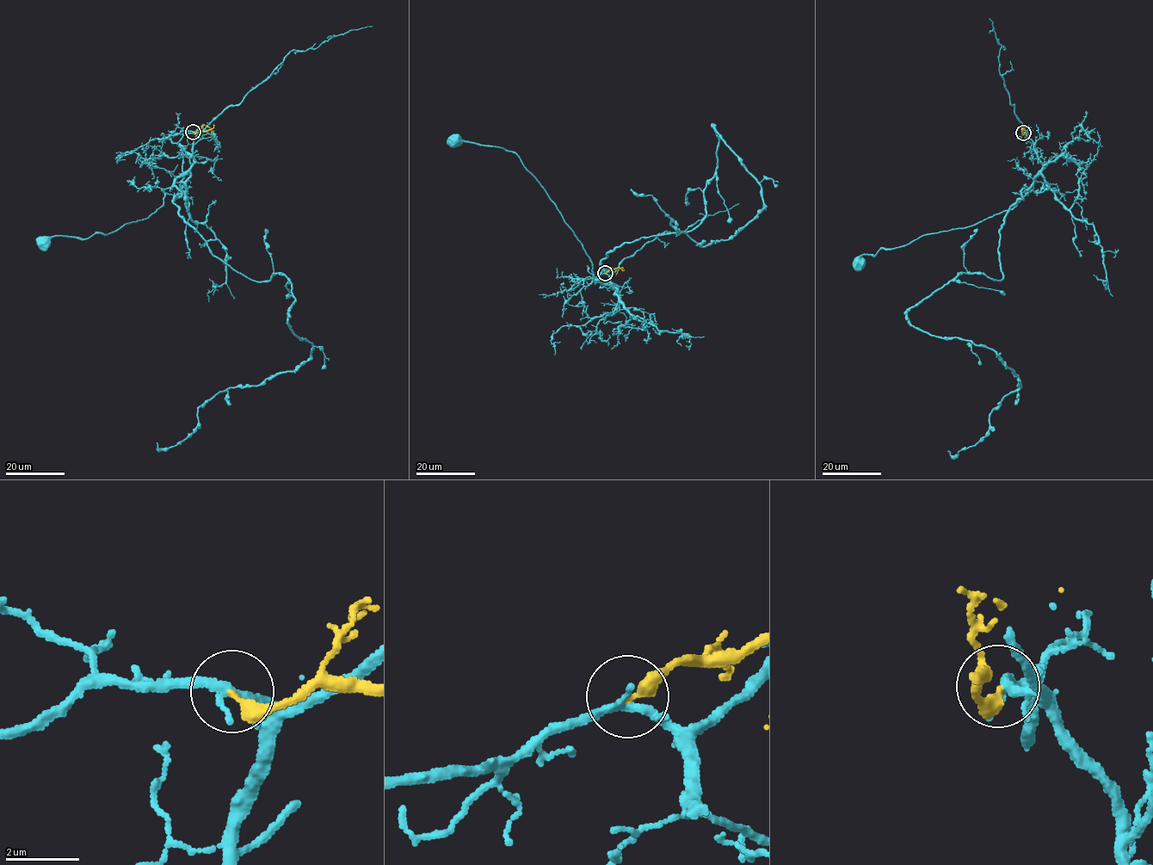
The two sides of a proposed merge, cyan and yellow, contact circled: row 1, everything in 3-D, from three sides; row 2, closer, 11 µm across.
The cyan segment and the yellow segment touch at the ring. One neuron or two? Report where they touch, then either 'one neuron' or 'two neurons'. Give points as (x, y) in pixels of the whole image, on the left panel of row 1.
place (193, 132); two neurons

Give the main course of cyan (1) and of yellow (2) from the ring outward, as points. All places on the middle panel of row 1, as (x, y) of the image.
1: (604, 273), (615, 289), (594, 280), (592, 264), (582, 244), (514, 153), (453, 138)
2: (604, 273), (619, 268), (615, 274)

